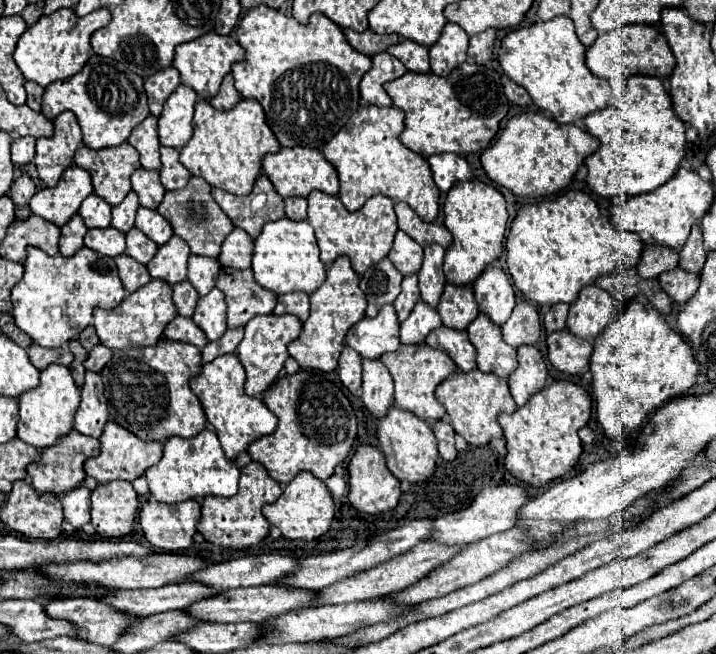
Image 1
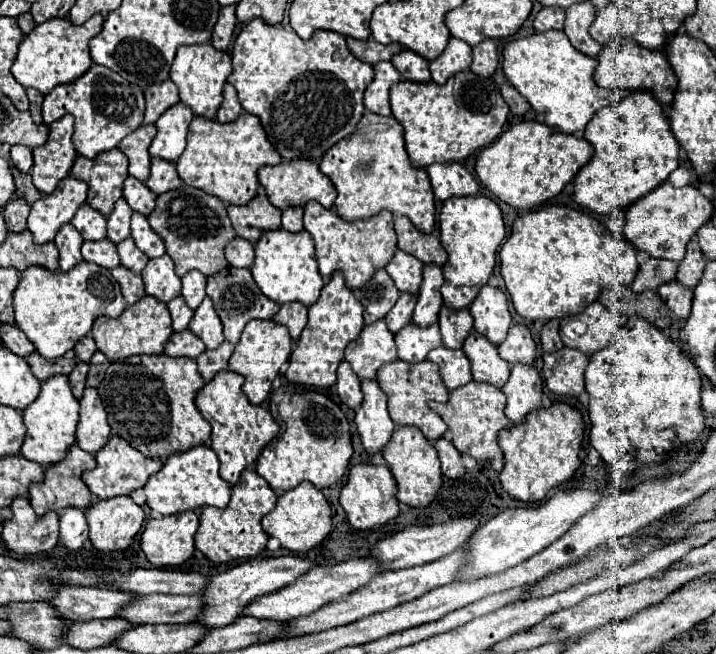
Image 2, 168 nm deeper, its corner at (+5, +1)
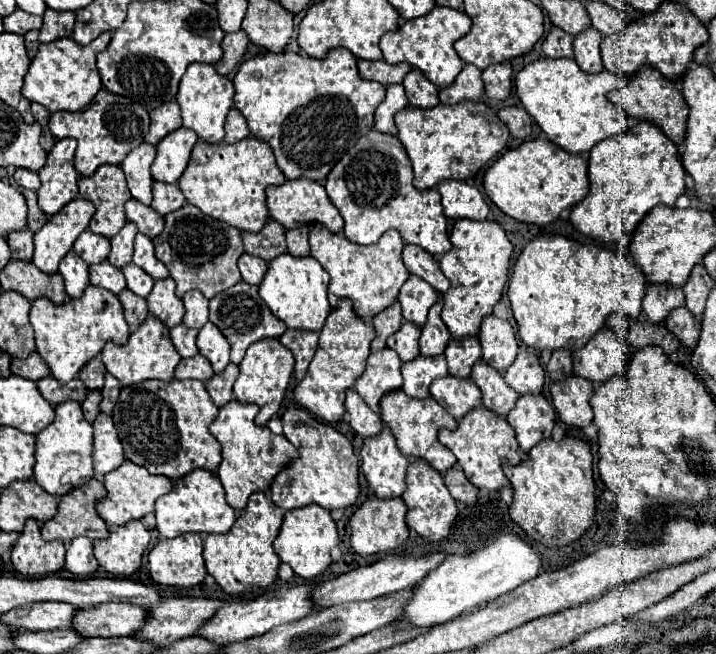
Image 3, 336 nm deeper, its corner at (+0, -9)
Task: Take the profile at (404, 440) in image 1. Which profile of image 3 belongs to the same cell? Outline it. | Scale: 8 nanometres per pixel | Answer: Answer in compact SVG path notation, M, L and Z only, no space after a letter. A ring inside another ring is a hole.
M413 461L407 469L407 491L403 493L403 501L407 503L407 525L417 531L427 541L441 541L449 535L451 525L457 519L457 505L451 497L449 489L443 483L441 473L427 467L423 461Z

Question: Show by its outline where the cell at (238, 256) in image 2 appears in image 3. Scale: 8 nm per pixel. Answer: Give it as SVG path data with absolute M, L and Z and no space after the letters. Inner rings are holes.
M243 253L239 257L239 271L241 271L241 277L243 277L245 283L259 285L263 281L265 273L267 273L267 261Z

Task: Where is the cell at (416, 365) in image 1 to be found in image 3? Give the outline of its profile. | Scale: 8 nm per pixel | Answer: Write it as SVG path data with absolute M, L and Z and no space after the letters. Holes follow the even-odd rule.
M395 391L393 395L385 395L381 399L381 419L391 429L393 437L397 441L397 447L405 457L423 459L439 473L445 473L447 469L455 467L455 463L457 463L455 455L451 455L451 451L447 451L447 447L443 447L439 443L437 435L441 429L453 431L457 427L457 421L451 419L451 415L447 415L447 411L437 407L435 399L431 399L431 397L411 399L409 395L403 395L403 391Z

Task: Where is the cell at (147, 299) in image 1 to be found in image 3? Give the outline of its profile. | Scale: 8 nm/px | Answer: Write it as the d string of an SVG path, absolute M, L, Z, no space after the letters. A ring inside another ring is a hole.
M153 315L147 317L147 323L143 323L143 327L137 327L131 333L127 345L119 347L115 343L105 343L105 347L101 351L101 357L103 357L103 363L105 363L107 371L113 377L117 377L123 387L139 385L147 379L159 379L159 381L167 383L167 381L173 379L173 371L181 361L175 347L171 347L169 331L165 327L161 327L161 323L157 319L153 319Z

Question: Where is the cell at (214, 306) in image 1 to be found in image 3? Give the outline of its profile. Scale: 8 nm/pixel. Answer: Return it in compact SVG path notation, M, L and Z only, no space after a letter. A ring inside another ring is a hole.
M213 323L199 329L197 347L199 353L211 361L215 373L223 373L223 369L229 365L229 343Z

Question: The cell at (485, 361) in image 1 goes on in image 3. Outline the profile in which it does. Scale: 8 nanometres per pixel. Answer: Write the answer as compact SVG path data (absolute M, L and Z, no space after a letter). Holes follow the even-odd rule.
M479 361L473 367L471 379L483 393L483 407L497 413L499 417L507 417L507 413L515 407L519 395L515 395L515 391L507 387L503 375L495 371L491 365L487 365L485 361Z

